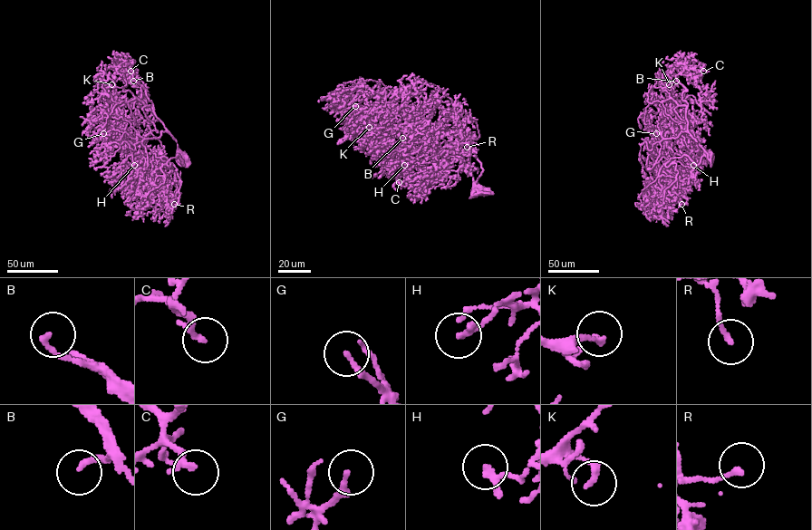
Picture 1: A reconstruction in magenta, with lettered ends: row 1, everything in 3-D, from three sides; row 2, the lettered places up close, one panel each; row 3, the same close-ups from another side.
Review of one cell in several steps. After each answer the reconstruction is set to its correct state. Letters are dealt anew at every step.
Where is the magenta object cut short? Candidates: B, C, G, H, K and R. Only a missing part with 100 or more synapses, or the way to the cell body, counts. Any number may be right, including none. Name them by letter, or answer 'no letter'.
B

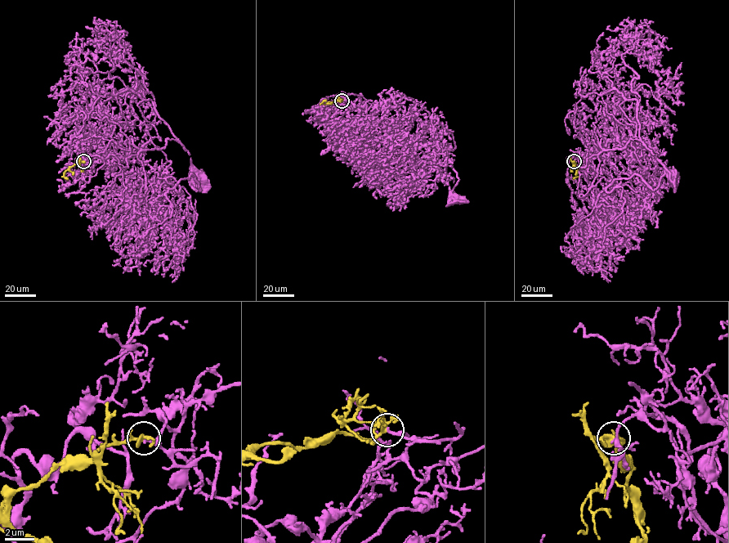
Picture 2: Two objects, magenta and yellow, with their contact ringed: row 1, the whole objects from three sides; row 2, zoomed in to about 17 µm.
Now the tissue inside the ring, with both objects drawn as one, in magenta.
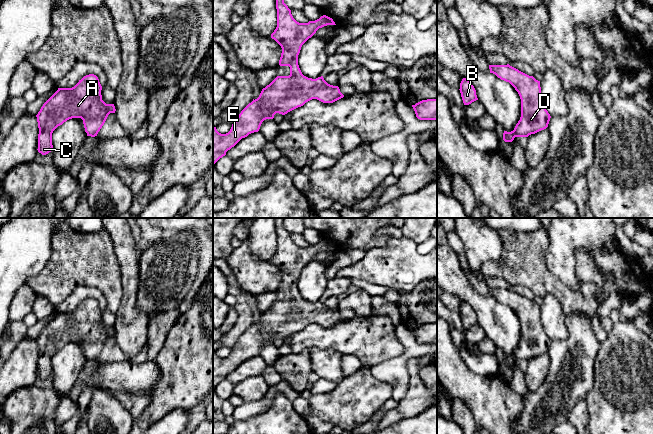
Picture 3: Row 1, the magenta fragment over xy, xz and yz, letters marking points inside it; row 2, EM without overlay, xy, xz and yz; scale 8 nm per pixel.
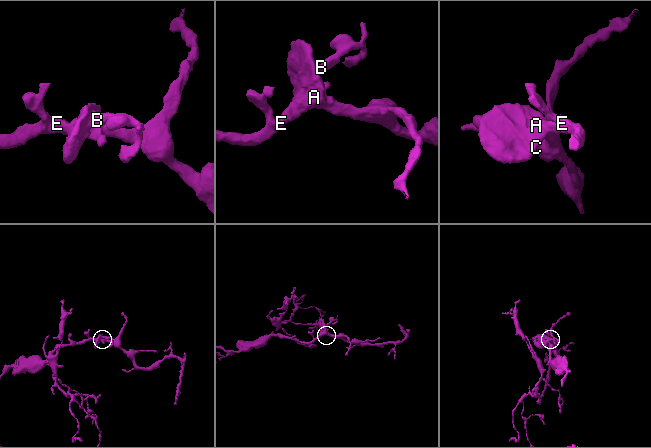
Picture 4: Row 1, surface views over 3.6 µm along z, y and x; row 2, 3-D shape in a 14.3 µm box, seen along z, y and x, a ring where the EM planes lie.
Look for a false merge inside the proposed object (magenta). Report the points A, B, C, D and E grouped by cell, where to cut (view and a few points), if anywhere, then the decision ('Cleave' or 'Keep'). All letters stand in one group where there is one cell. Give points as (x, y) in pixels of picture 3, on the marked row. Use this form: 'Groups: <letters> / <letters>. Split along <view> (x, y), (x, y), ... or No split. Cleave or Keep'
Groups: A B C D E. No split. Keep

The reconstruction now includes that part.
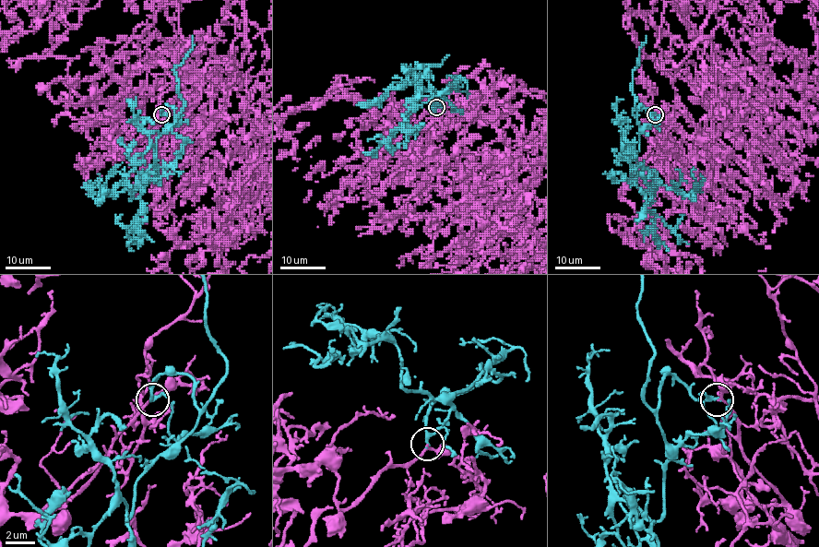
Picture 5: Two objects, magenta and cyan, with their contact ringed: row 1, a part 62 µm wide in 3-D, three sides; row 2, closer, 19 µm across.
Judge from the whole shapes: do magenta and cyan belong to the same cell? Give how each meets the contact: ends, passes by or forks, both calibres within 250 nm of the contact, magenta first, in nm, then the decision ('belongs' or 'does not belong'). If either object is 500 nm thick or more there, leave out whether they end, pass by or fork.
magenta passes by; cyan passes by; 130 nm thick on the magenta side, 190 nm on the other; belongs

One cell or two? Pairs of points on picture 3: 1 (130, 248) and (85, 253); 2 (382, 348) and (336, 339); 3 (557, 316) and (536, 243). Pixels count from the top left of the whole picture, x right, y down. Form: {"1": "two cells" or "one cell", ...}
{"1": "two cells", "2": "one cell", "3": "two cells"}

